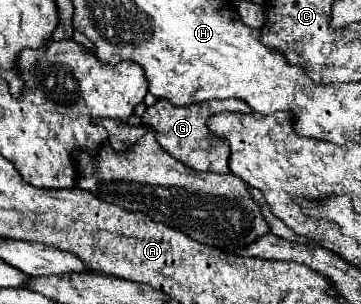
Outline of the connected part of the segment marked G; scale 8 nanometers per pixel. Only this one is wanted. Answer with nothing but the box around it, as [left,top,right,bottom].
[141,99,251,173]

